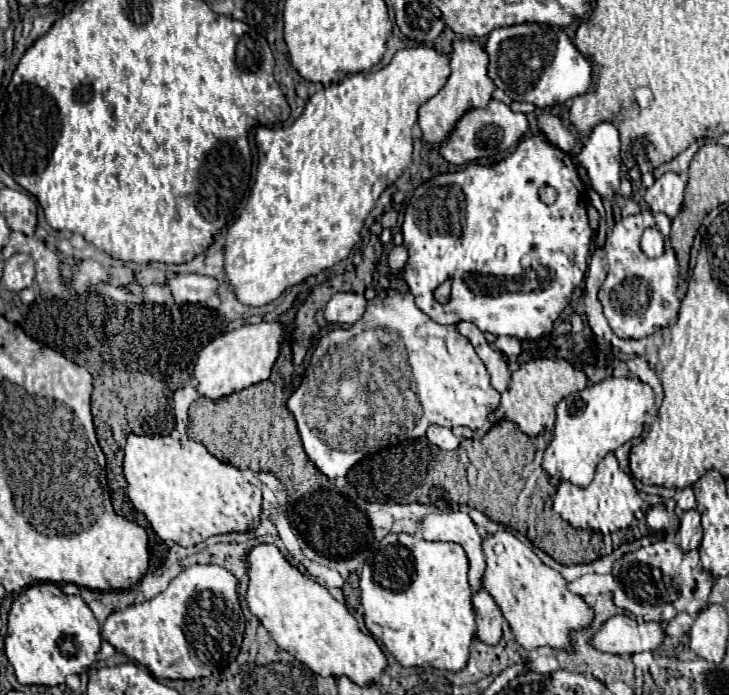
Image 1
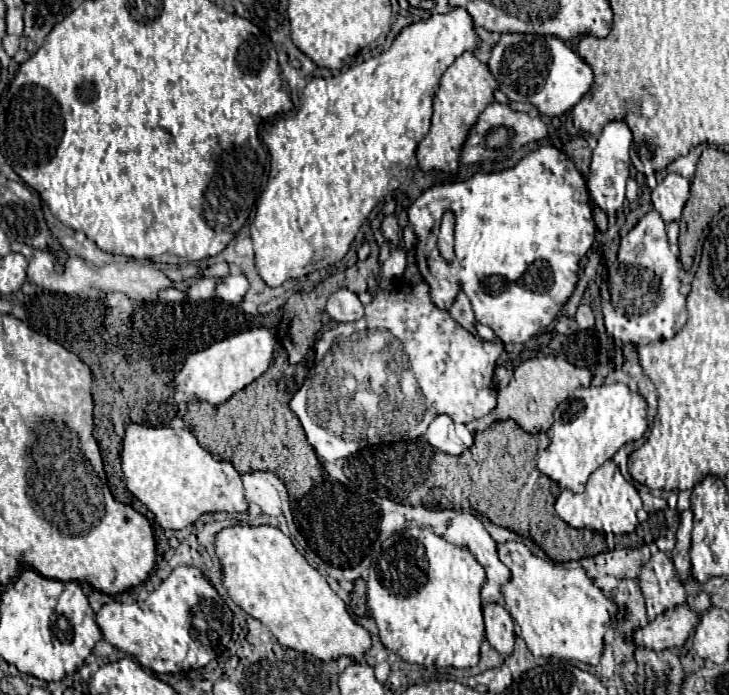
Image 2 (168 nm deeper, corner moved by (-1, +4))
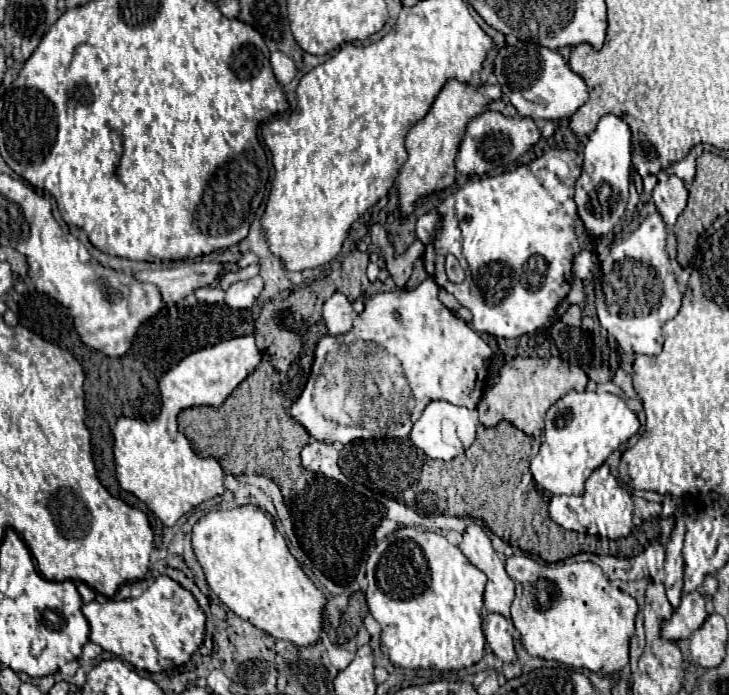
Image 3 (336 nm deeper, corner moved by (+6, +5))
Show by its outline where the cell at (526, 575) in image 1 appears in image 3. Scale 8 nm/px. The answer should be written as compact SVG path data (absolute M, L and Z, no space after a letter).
M512 554L510 558L506 558L506 572L514 580L514 584L516 584L516 598L514 598L512 608L510 608L512 622L514 622L516 630L520 632L520 642L522 642L522 646L526 648L526 652L530 656L538 656L538 658L544 658L544 660L560 660L560 662L564 662L568 666L586 668L590 672L604 670L606 676L610 676L612 672L622 670L628 664L628 640L634 634L634 618L636 618L636 612L638 612L638 604L636 604L636 600L630 594L624 594L618 588L612 588L608 584L608 578L602 574L602 570L596 564L592 564L592 562L558 562L558 564L546 564L546 566L542 566L542 564L534 562L526 554Z

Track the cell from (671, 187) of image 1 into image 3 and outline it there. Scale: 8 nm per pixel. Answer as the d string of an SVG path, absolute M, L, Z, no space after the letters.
M666 176L654 186L652 200L662 220L668 224L668 228L672 228L676 218L682 214L686 206L686 198L688 198L688 190L678 176Z

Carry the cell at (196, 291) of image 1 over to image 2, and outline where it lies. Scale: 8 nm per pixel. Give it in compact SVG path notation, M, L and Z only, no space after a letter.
M233 271L225 275L217 287L217 297L221 297L225 303L241 303L245 299L245 293L249 291L249 281L245 275Z

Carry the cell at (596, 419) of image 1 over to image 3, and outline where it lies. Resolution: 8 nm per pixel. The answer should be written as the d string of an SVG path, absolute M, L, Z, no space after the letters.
M568 392L546 414L546 428L540 452L532 458L530 472L544 490L552 494L576 494L584 492L584 482L606 462L606 458L640 428L636 412L626 402L608 392Z

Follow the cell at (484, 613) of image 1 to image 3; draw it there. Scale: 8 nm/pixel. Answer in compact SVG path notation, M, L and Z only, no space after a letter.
M488 612L482 616L482 630L492 652L506 664L514 662L516 656L514 656L514 642L512 642L512 632L514 632L512 622L500 614Z

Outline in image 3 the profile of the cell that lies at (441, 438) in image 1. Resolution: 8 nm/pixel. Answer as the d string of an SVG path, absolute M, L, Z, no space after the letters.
M430 402L420 420L414 424L412 432L410 432L410 440L422 448L430 458L438 458L438 460L452 460L460 454L464 454L464 450L474 442L476 438L476 426L478 426L478 412L476 410L468 410L464 406L454 406L448 402Z

